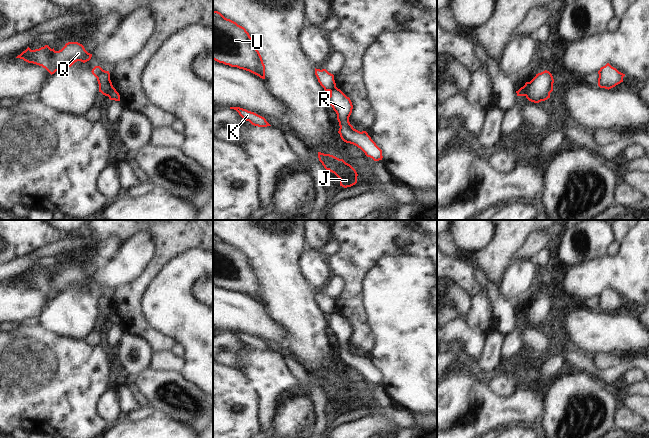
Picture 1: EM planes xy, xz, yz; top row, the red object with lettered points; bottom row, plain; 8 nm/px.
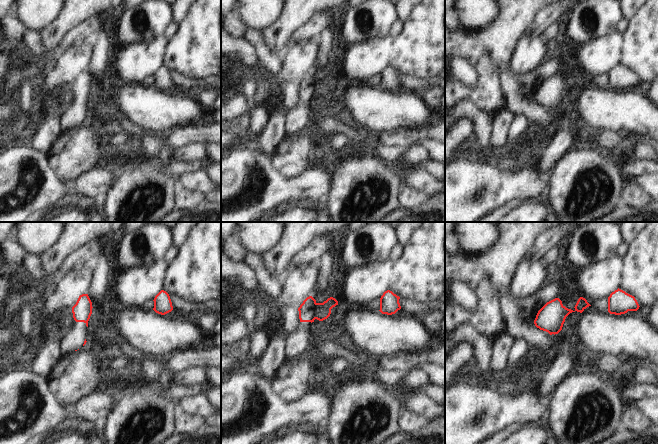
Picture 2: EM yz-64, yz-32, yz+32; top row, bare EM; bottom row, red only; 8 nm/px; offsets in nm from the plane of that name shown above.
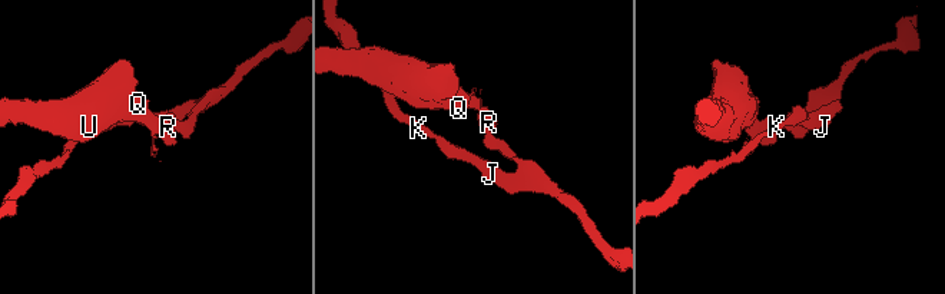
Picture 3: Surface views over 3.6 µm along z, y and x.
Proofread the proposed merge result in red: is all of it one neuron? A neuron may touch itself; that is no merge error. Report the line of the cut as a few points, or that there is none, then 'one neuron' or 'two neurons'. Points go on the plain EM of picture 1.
cut yz (529, 306), (528, 313), (524, 319); two neurons

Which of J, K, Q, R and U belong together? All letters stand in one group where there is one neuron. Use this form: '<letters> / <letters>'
J K R / Q U

